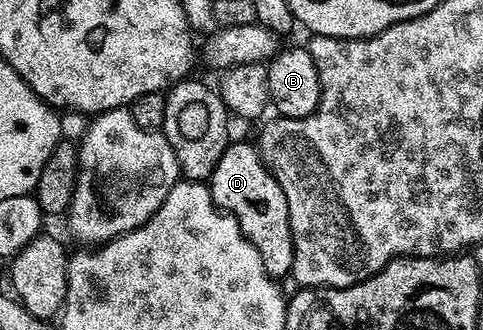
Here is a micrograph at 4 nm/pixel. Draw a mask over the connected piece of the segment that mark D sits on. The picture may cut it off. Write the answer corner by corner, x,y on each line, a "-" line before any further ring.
228,142
217,169
213,169
209,180
213,201
222,211
230,211
248,241
261,253
261,261
272,277
290,276
293,265
293,233
289,225
289,205
281,185
273,173
263,164
263,157
254,142

